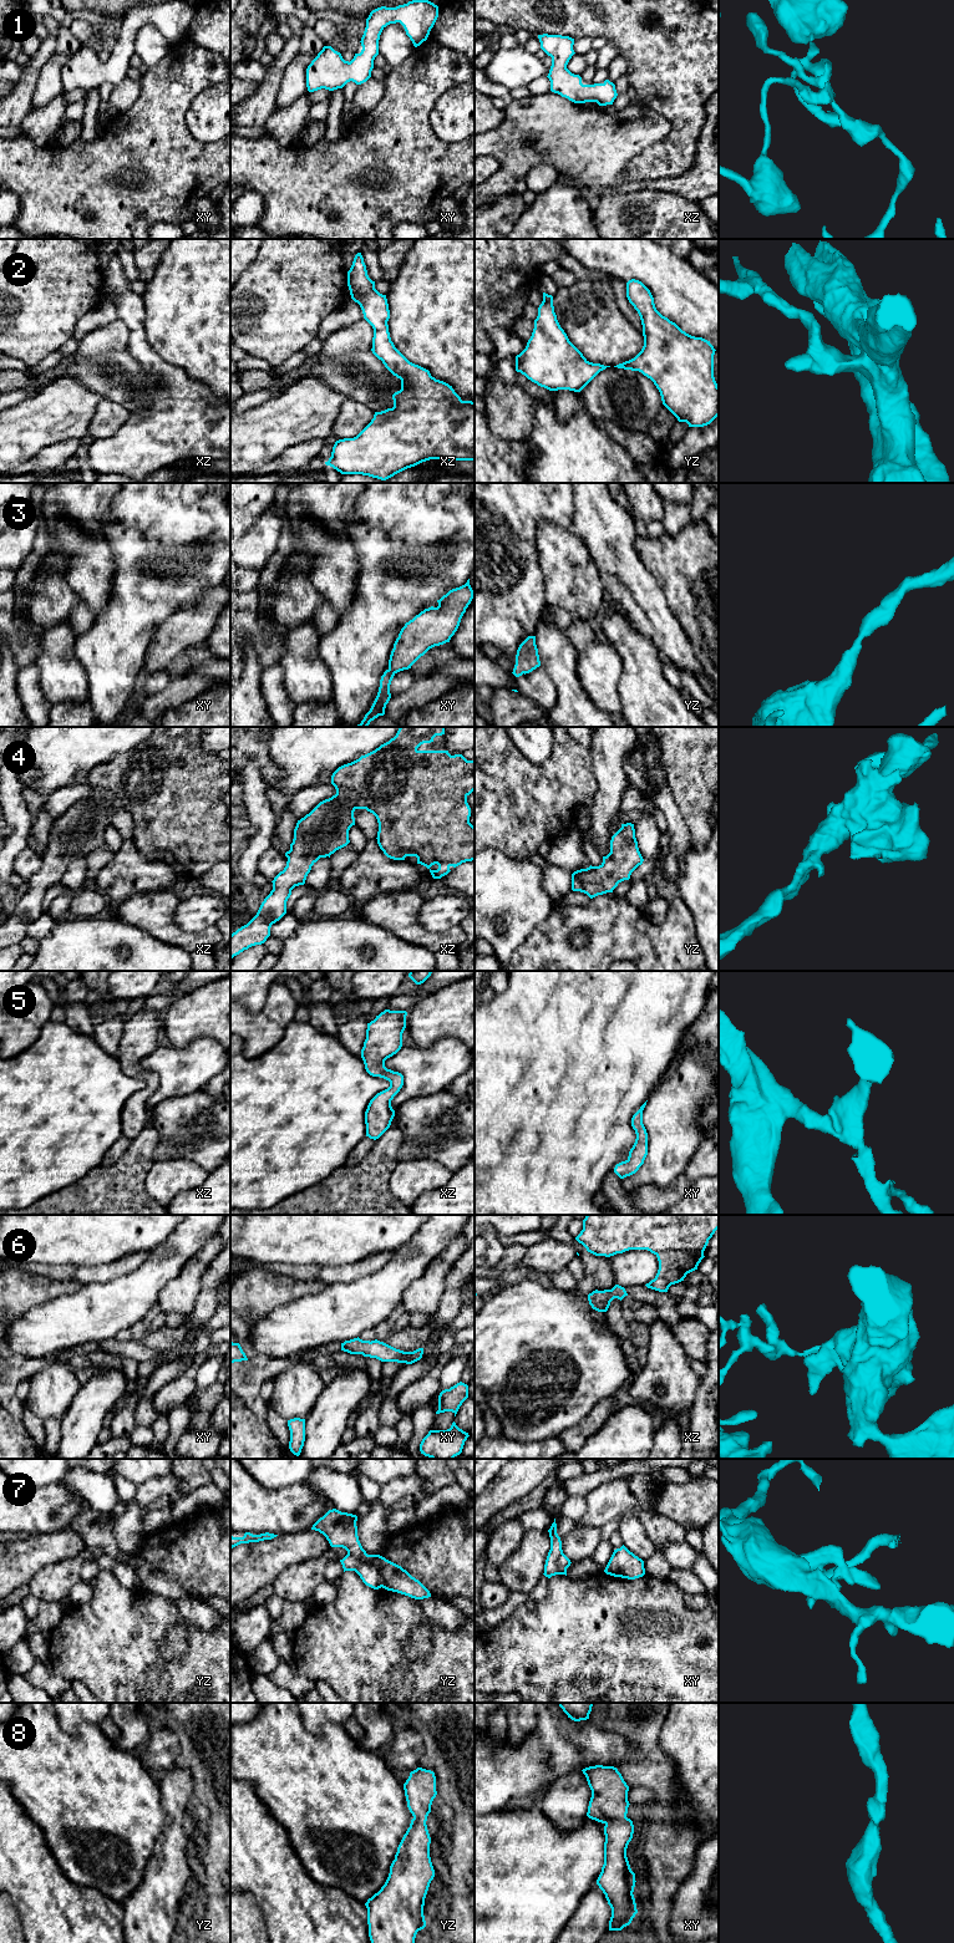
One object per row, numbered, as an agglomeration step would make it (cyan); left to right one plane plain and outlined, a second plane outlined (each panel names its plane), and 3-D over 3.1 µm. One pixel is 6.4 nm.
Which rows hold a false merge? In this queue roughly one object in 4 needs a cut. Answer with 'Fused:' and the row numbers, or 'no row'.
Fused: 6, 7

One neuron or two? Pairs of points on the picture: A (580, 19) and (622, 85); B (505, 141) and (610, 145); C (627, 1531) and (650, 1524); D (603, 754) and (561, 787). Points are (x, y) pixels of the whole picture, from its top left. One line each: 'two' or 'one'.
A: two
B: one
C: two
D: two

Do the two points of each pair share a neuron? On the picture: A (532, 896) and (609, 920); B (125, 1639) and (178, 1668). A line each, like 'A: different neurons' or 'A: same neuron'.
A: different neurons
B: same neuron

